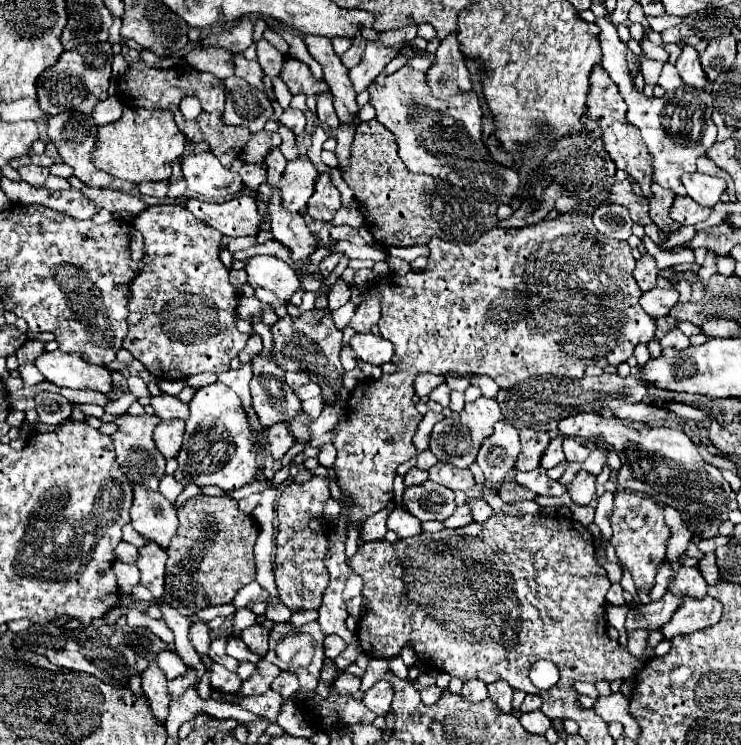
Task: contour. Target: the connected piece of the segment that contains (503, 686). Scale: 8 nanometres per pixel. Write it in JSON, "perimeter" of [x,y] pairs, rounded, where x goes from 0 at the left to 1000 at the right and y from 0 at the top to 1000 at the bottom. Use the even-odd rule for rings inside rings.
{"perimeter":[[[665,914],[663,919],[657,919],[660,936],[682,954],[687,957],[690,954],[690,938],[695,925],[690,919],[684,919],[684,914]]]}

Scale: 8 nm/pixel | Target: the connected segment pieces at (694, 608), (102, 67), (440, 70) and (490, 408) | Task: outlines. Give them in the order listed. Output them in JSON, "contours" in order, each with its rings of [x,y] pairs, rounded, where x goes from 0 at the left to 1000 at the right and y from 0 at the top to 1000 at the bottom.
{"contours":[[[[949,801],[946,807],[924,804],[922,812],[908,823],[906,834],[900,834],[889,847],[895,858],[906,858],[914,852],[938,850],[943,844],[960,842],[973,831],[973,812],[962,801]]],[[[144,55],[128,60],[107,60],[96,68],[88,68],[80,77],[80,82],[69,93],[63,93],[63,98],[53,101],[50,109],[53,144],[63,154],[77,154],[88,149],[104,149],[120,154],[134,136],[144,133],[150,85],[152,85],[152,68],[150,68],[150,58]]],[[[614,44],[603,47],[603,52],[592,60],[587,74],[590,82],[576,95],[576,111],[584,128],[603,133],[636,122],[636,103],[628,90],[628,79],[619,68],[619,55]]],[[[646,533],[641,541],[628,541],[628,549],[622,554],[611,554],[611,557],[601,560],[598,565],[587,568],[582,587],[579,587],[579,603],[592,619],[609,621],[614,627],[633,627],[641,619],[649,592],[663,584],[665,570],[673,562],[679,562],[679,557],[676,557],[676,549],[668,536]]]]}

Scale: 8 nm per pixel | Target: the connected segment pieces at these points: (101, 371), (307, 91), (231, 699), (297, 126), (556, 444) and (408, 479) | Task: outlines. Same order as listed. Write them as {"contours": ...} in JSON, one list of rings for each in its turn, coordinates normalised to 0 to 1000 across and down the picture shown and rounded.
{"contours":[[[[82,468],[61,471],[47,482],[58,506],[80,519],[126,522],[134,528],[150,525],[150,501],[142,493],[123,490],[107,479],[107,474],[85,474]]],[[[390,77],[385,85],[382,85],[382,93],[379,93],[379,106],[387,111],[390,122],[395,128],[401,125],[409,125],[409,128],[430,128],[436,122],[441,122],[441,114],[439,111],[430,111],[420,93],[409,85],[409,82],[401,82],[395,77]]],[[[296,925],[285,928],[285,938],[296,941],[296,944],[317,944],[325,946],[331,952],[336,952],[339,957],[360,965],[363,970],[371,970],[377,962],[377,952],[379,952],[379,941],[382,936],[377,936],[377,930],[371,928],[360,928],[355,933],[339,933],[339,936],[323,936],[323,933],[306,933]]],[[[393,144],[385,146],[385,149],[379,152],[377,162],[379,162],[387,173],[393,173],[398,184],[409,181],[409,176],[412,176],[412,154],[409,154],[409,149],[404,149],[404,146],[393,146]]],[[[746,584],[746,587],[744,587],[744,597],[738,597],[738,608],[733,608],[733,619],[730,619],[730,627],[733,627],[733,630],[752,627],[754,621],[762,619],[760,603],[757,603],[757,592],[760,592],[757,584]]],[[[563,627],[552,630],[552,635],[544,640],[547,654],[555,654],[555,651],[571,651],[571,646],[576,646],[576,632],[568,632],[568,630],[563,630]]]]}

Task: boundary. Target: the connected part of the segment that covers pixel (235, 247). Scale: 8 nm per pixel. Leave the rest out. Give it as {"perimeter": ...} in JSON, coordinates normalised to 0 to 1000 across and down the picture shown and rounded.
{"perimeter":[[[344,318],[309,321],[309,323],[306,323],[306,334],[309,334],[312,340],[317,340],[317,337],[323,337],[323,334],[336,334],[336,332],[341,332],[341,329],[344,329]]]}

